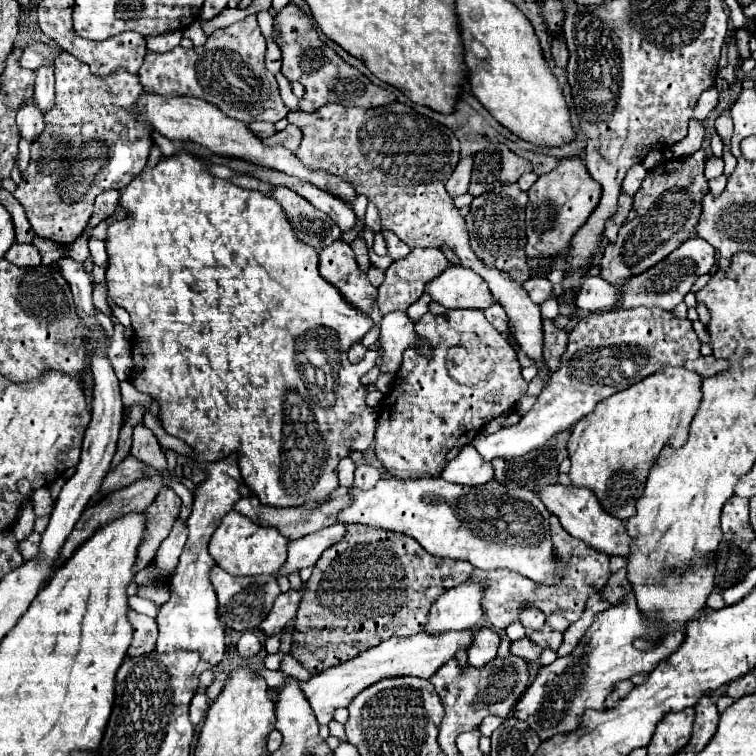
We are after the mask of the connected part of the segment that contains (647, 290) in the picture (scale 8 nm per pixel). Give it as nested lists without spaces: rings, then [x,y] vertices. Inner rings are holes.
[[[696,236],[686,240],[682,246],[678,246],[672,254],[668,254],[662,262],[658,262],[658,266],[652,266],[652,270],[646,270],[638,276],[630,276],[622,284],[606,282],[600,276],[586,278],[576,296],[576,306],[584,312],[614,310],[614,308],[630,310],[638,306],[646,306],[646,308],[658,306],[662,310],[674,310],[684,300],[684,296],[692,290],[692,284],[696,282],[696,278],[702,274],[708,274],[714,262],[716,262],[716,250],[704,238]]]

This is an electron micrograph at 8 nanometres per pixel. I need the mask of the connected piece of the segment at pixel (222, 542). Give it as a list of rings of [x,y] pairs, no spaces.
[[[232,510],[222,518],[218,530],[214,532],[208,550],[220,568],[234,576],[256,576],[256,574],[276,574],[280,566],[286,562],[286,546],[288,538],[282,538],[278,530],[258,526],[250,518]]]

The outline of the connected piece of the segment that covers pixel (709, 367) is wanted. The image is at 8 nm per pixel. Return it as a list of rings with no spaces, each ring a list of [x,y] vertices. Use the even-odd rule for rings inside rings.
[[[700,356],[698,360],[686,362],[684,366],[690,368],[690,370],[694,370],[694,372],[698,372],[700,376],[714,376],[714,374],[724,372],[724,370],[730,368],[728,366],[728,360],[718,360],[714,356]]]

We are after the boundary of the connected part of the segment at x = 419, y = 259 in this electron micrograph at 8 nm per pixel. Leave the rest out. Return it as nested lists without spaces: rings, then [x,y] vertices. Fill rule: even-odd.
[[[414,248],[406,258],[396,260],[386,270],[384,282],[378,286],[378,306],[382,314],[388,314],[392,310],[406,310],[410,304],[414,304],[422,296],[422,286],[436,278],[444,268],[448,266],[448,258],[442,252],[442,248]]]

